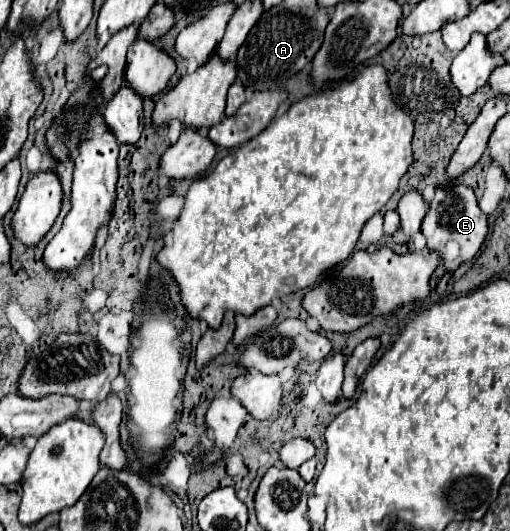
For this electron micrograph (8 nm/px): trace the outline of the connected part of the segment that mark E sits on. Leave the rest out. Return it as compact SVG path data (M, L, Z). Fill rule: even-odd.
M463 185L437 187L431 209L423 219L421 233L427 239L427 247L431 251L439 253L447 271L455 271L461 263L471 261L479 253L479 249L487 237L487 231L489 231L487 215L479 209L473 189L463 187Z

